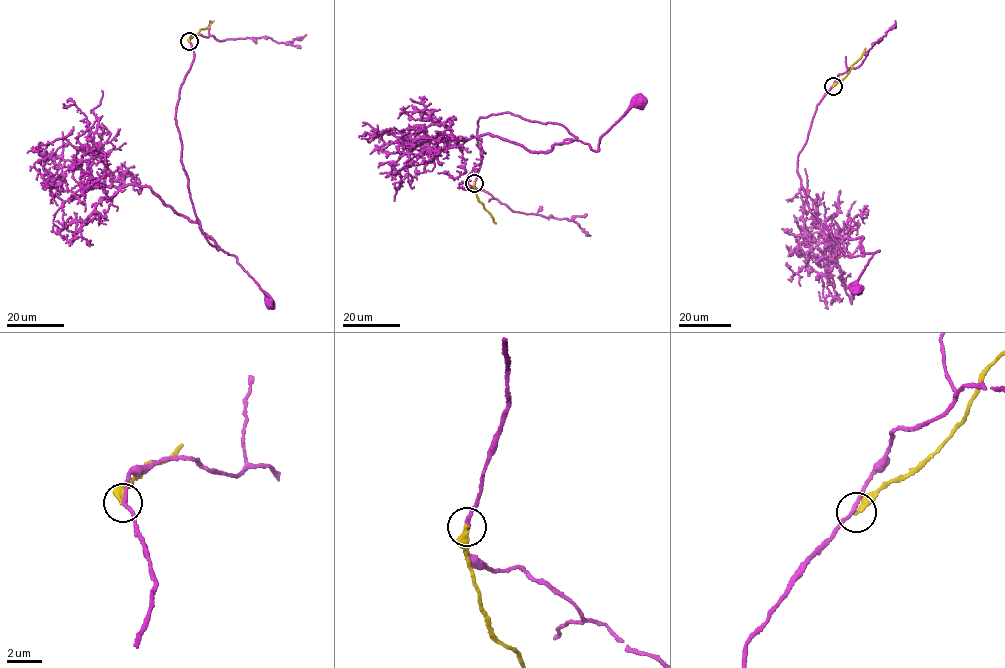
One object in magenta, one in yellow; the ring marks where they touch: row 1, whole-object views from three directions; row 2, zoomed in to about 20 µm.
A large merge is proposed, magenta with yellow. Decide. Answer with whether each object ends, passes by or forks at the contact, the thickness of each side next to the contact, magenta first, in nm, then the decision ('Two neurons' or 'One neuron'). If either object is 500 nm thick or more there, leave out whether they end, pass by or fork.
At the ring magenta passes by. At the ring yellow ends. Thickness 200 nm (magenta) against 320 nm. Two neurons

